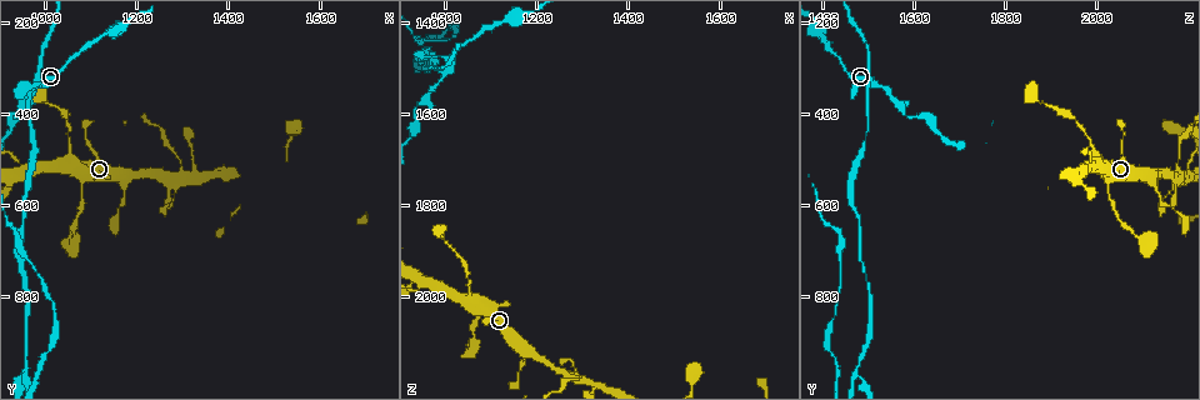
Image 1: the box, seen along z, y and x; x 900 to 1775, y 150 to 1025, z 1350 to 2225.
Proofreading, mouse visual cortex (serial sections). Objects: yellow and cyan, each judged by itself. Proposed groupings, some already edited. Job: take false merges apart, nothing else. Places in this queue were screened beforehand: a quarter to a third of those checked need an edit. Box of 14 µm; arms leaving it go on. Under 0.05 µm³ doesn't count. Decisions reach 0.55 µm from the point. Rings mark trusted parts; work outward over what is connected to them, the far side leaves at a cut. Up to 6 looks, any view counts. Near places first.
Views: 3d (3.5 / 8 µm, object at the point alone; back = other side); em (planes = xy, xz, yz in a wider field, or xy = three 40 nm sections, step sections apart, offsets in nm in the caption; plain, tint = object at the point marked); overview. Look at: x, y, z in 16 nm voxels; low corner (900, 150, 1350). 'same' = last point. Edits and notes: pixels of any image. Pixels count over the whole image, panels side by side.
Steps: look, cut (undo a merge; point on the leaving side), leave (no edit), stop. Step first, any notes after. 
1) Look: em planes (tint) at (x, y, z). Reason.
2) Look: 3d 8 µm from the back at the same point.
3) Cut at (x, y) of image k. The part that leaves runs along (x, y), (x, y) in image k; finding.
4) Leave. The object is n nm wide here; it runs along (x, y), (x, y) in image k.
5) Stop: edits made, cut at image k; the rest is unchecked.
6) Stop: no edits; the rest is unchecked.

Look: 3d 8 µm at (1050, 460, 1995). Sudden change in width.

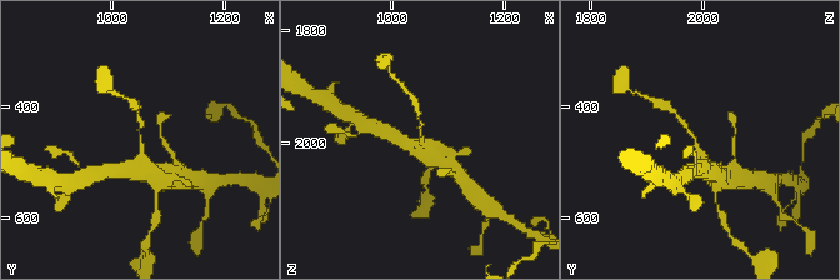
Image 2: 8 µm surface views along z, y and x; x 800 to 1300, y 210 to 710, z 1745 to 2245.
Look: em xy step 5 (tint) at (1050, 465, 1990). The arms are 150, 450 nm wide.

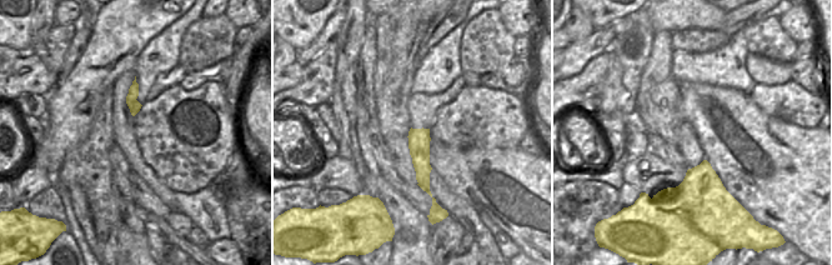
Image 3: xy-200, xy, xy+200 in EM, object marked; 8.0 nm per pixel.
Leave. It runs along (412, 131), (419, 139), (426, 188) in image 3; continuous, no second cell.

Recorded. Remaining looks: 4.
Look: 3d 8 µm at (1290, 530, 2175). Four or more arms meet.

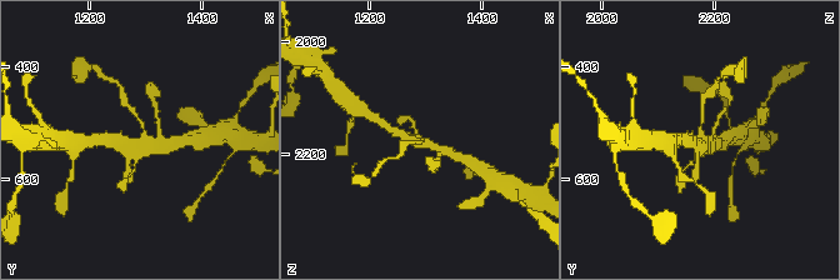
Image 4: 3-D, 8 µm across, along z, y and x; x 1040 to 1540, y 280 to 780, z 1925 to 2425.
Look: em xy step 5 (tint) at (1295, 535, 2175). Now the EM.

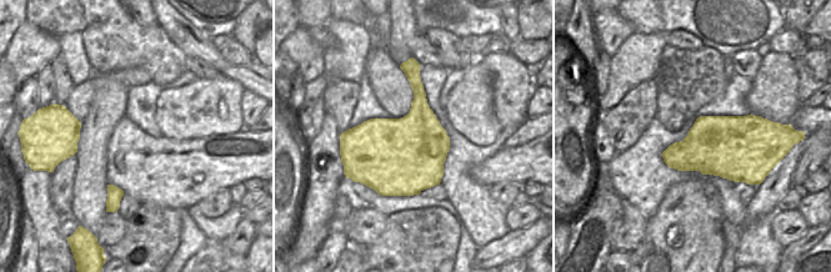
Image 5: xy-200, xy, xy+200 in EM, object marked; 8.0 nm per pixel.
Leave. It runs along (390, 129), (454, 155) in image 4; all the same cell.

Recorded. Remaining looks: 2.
Look: 3d 3.5 µm at (985, 340, 1540).

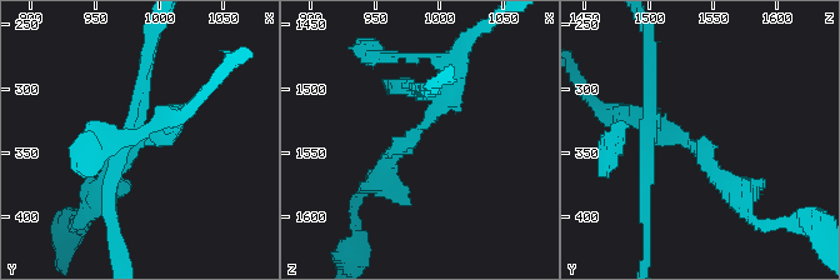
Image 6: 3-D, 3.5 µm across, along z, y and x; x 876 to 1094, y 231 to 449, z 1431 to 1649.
Look: em xy step 2 (tint) at (984, 344, 1534). The arms are 250, 250 nm wide; need the tissue.

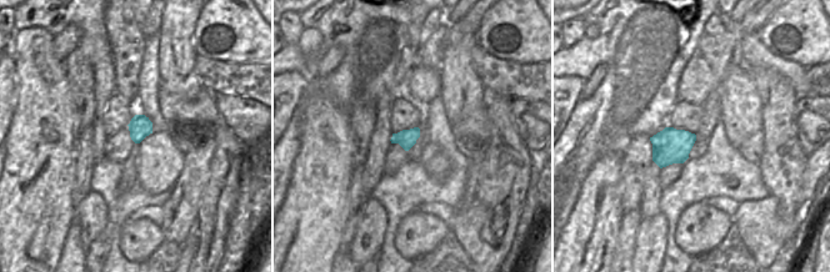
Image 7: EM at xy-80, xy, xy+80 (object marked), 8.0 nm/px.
Cut at (651, 84) of image 6. The part that leaves runs along (660, 129), (646, 140), (646, 233) in image 6; a second cell is stuck on.

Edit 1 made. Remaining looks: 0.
Stop: edits made, cut at image 6; the rest is unchecked.

